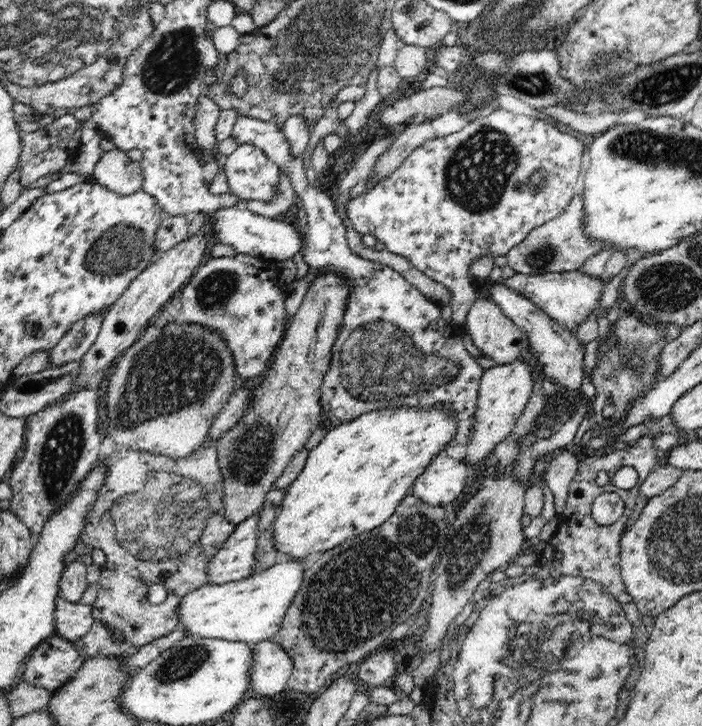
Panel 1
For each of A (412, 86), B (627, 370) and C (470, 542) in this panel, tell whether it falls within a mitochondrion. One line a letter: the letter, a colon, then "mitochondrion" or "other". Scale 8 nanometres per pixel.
A: other
B: mitochondrion
C: mitochondrion

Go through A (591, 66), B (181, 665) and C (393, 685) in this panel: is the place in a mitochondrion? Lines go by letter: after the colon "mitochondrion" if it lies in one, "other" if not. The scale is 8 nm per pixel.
A: mitochondrion
B: mitochondrion
C: other

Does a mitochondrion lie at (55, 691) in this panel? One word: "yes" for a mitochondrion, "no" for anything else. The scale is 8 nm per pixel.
no

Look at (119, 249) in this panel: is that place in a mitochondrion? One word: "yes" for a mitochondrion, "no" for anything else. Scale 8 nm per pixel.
yes

